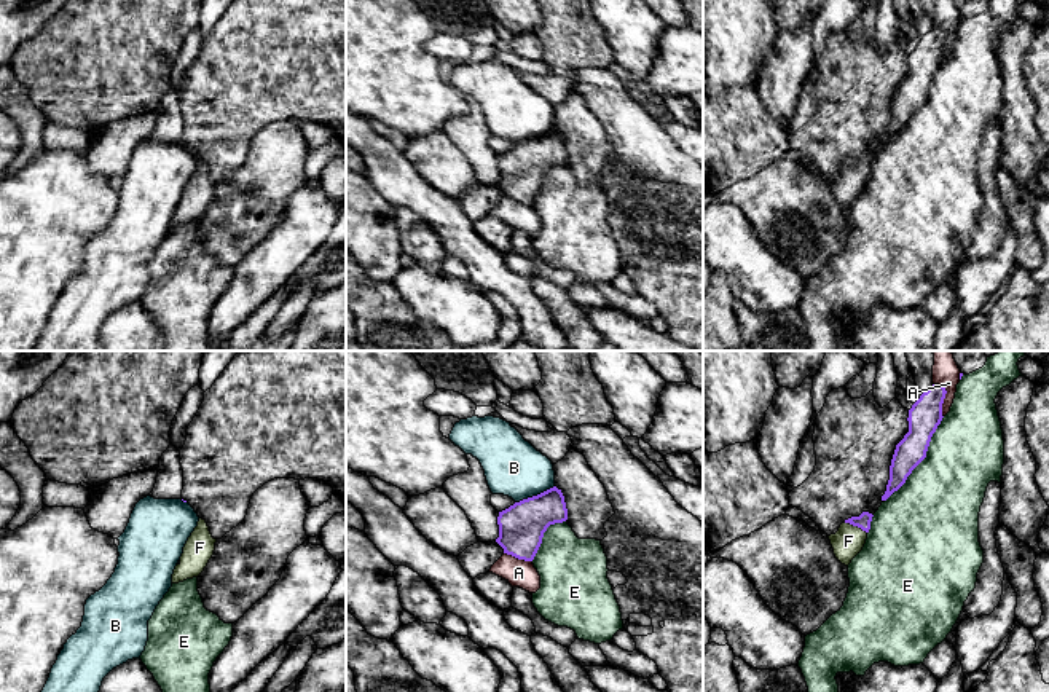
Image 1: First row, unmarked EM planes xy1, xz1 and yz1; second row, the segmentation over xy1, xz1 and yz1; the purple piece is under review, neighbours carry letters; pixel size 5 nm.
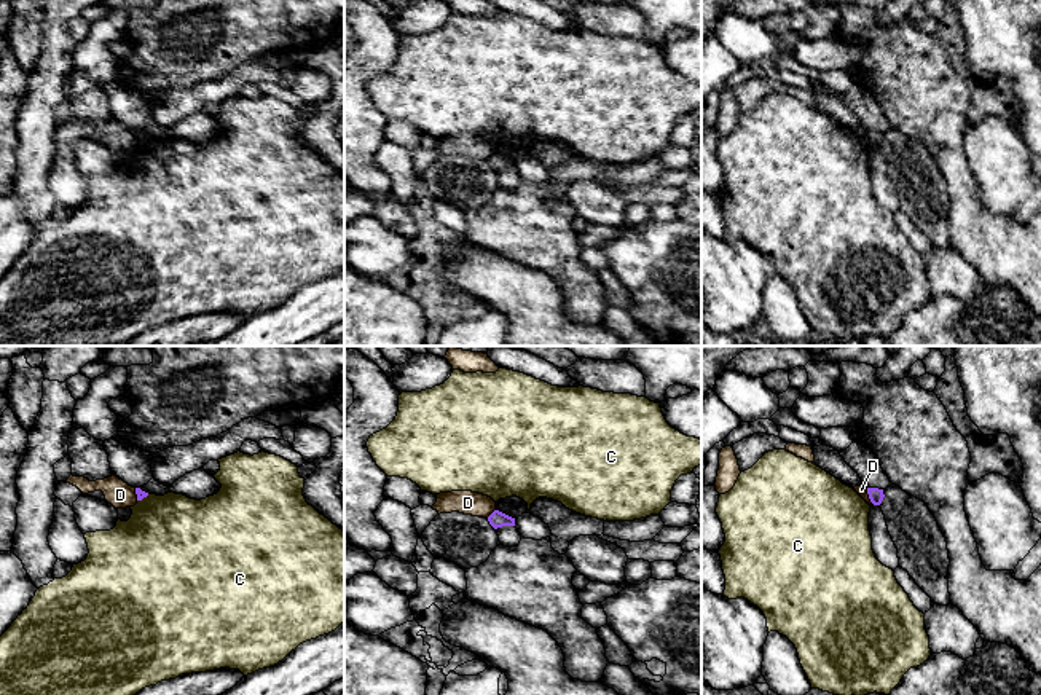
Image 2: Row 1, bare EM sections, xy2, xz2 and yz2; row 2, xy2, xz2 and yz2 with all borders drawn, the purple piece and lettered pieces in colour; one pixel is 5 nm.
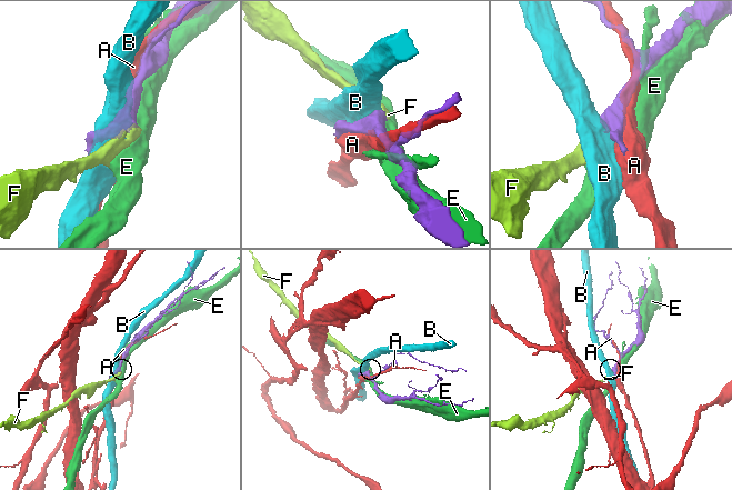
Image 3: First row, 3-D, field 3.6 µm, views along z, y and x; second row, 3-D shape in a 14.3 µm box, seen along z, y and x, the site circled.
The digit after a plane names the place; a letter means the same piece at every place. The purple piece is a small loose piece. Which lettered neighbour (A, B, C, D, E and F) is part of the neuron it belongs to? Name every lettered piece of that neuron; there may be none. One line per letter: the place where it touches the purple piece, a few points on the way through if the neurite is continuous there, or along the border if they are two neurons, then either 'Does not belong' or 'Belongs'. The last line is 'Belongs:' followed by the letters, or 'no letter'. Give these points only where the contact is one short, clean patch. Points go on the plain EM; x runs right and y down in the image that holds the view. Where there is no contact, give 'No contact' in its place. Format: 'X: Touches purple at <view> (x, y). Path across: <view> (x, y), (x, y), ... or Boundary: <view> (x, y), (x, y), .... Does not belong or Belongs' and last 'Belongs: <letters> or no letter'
A: Touches purple at yz1 (944, 40). Does not belong
B: Touches purple at xz1 (534, 139). Boundary: xz1 (553, 128), (515, 145). Does not belong
C: Touches purple at xy2 (142, 141). Does not belong
D: Touches purple at yz2 (869, 139). Boundary: yz2 (866, 131), (868, 141), (872, 145). Does not belong
E: Touches purple at yz1 (923, 101). Does not belong
F: Touches purple at yz1 (856, 168). Path across: yz1 (863, 165), (856, 168), (848, 184). Belongs
Belongs: F

